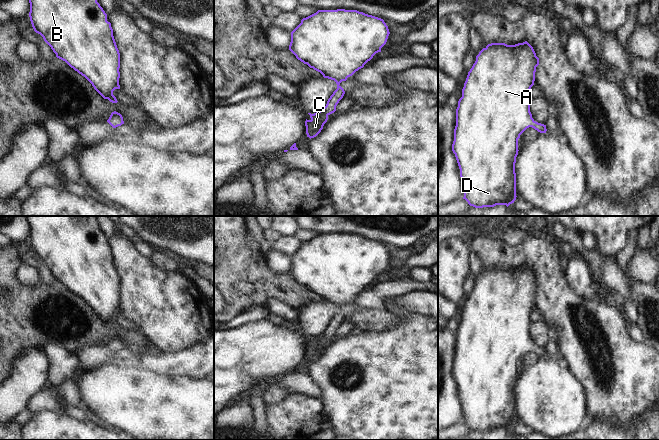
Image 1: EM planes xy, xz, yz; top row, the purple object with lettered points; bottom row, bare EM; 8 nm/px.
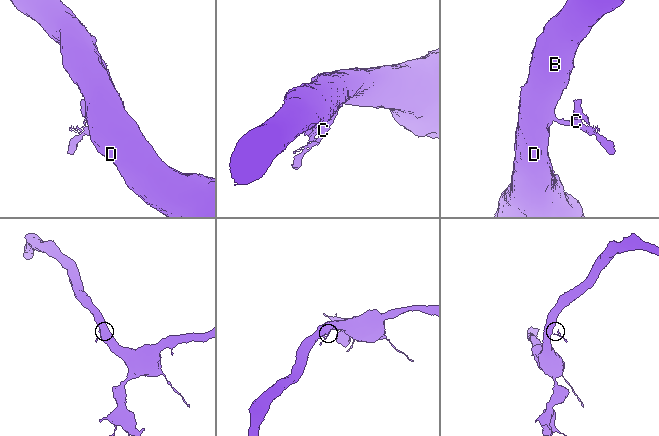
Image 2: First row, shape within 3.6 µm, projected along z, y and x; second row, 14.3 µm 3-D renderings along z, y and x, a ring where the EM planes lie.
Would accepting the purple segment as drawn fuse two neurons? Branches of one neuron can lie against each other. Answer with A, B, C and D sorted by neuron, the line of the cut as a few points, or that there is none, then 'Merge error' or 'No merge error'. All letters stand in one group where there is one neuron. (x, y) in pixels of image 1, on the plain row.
Groups: A B C D. No split. No merge error

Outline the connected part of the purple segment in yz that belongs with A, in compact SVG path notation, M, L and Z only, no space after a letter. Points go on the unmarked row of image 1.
M527 266L515 269L491 267L476 280L476 285L468 296L462 321L456 333L456 350L452 375L455 378L464 413L464 421L475 432L506 429L516 424L515 387L518 379L518 363L529 351L540 357L546 357L546 349L536 346L530 336L530 313L534 309L536 291L539 282L533 271Z

